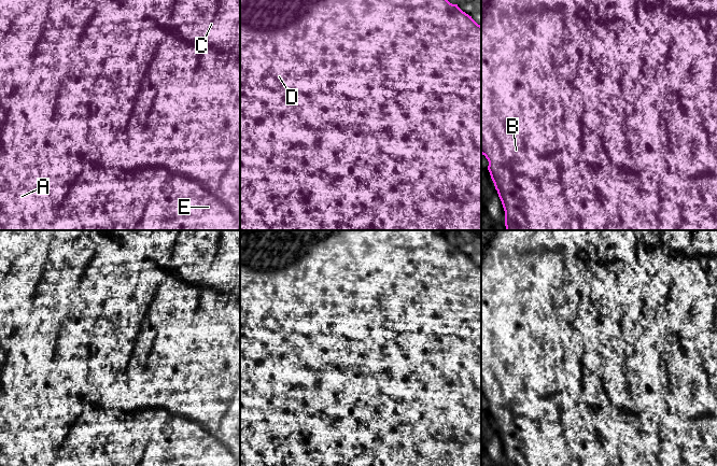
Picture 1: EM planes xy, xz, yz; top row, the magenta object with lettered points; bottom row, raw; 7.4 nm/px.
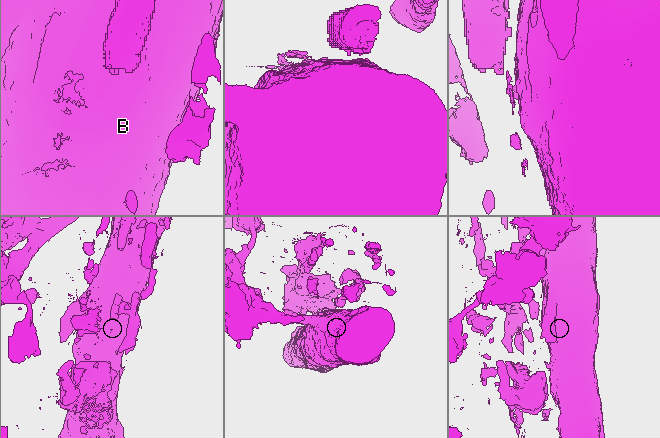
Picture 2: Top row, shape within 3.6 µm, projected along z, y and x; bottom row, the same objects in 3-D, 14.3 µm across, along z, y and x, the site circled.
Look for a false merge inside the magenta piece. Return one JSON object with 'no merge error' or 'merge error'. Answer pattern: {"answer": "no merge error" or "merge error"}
{"answer": "merge error"}

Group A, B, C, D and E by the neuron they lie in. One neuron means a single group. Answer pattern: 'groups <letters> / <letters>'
groups A C D E / B

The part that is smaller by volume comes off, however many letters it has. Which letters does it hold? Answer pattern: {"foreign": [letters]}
{"foreign": ["B"]}

